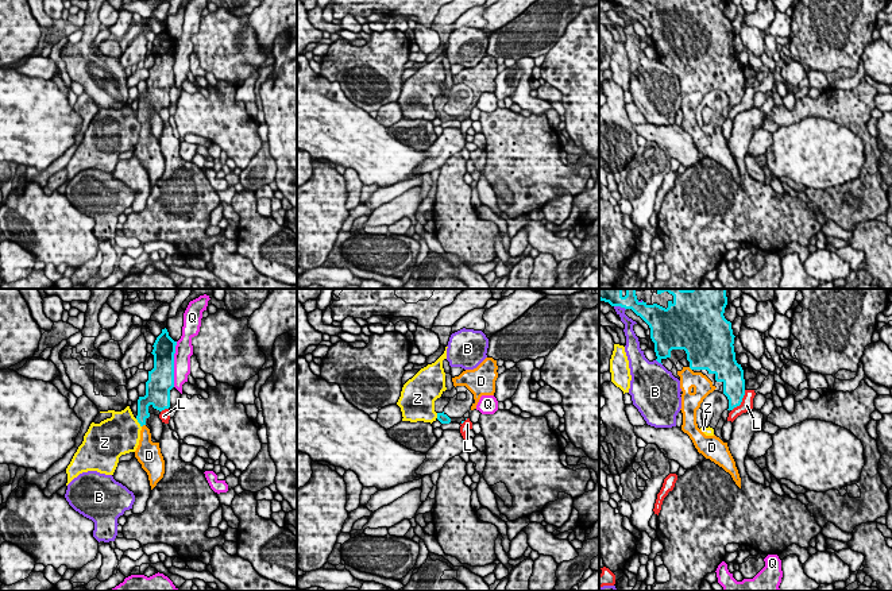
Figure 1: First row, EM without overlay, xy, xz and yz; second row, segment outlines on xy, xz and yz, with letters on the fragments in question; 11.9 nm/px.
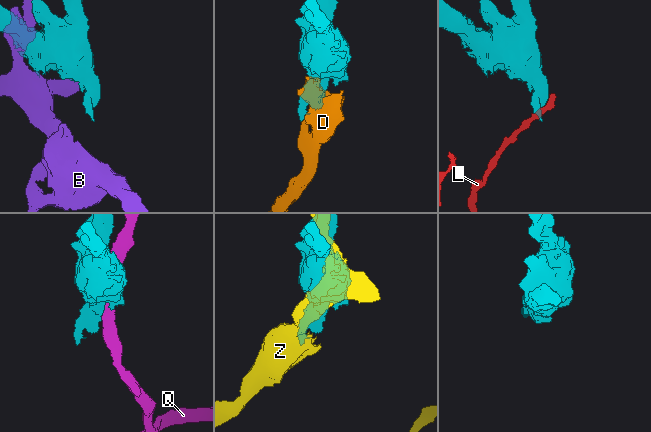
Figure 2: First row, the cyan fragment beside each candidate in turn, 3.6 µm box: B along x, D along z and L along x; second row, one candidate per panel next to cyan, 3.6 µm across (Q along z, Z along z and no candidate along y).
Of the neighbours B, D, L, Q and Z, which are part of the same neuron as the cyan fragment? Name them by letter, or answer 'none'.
D

